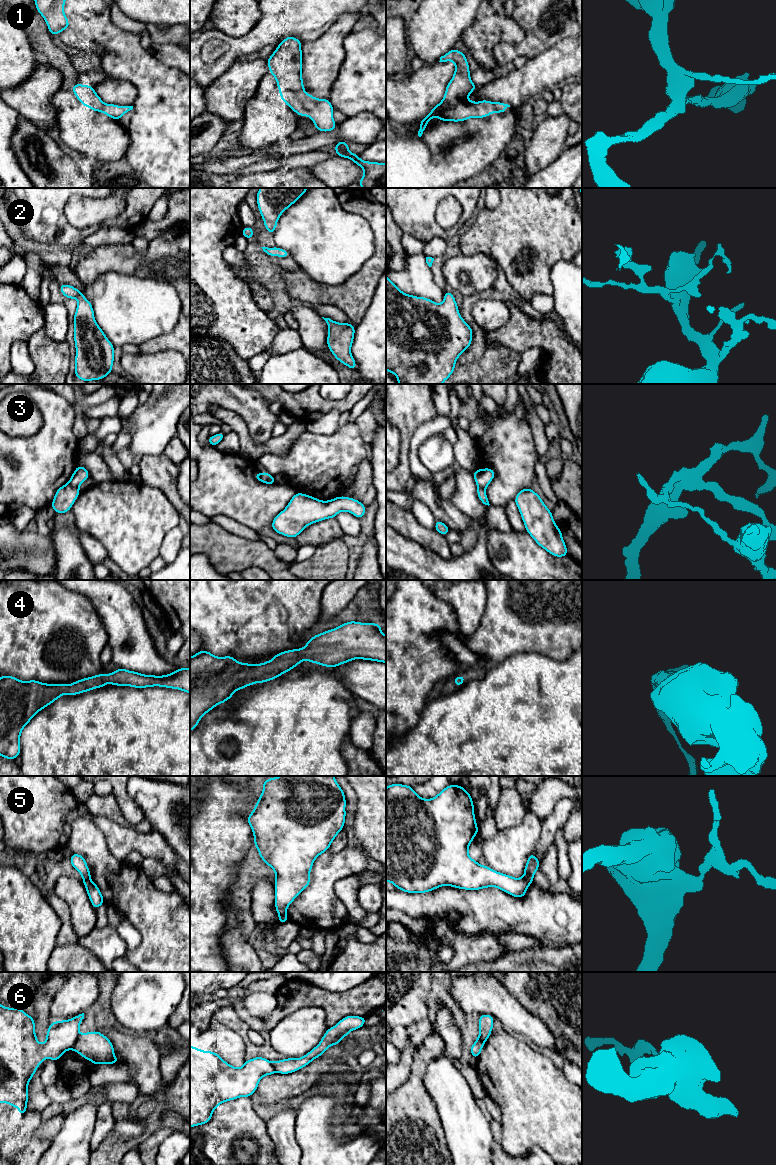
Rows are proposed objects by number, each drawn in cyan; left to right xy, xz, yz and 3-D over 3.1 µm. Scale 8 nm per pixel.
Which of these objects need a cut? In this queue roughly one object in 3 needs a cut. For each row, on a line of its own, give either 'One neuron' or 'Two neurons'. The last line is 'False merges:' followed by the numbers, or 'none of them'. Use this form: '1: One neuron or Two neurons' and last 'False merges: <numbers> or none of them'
1: One neuron
2: One neuron
3: Two neurons
4: One neuron
5: Two neurons
6: Two neurons
False merges: 3, 5, 6

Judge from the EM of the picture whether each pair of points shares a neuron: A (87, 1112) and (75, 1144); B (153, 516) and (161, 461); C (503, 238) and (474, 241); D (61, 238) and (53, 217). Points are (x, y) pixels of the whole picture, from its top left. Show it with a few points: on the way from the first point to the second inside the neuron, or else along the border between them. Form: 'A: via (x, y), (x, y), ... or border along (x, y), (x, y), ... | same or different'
A: via (83, 1120), (76, 1130), (75, 1136) | same
B: border along (140, 481), (157, 487), (172, 505) | different
C: via (496, 238), (481, 238) | same
D: via (58, 233), (53, 227), (53, 222) | same

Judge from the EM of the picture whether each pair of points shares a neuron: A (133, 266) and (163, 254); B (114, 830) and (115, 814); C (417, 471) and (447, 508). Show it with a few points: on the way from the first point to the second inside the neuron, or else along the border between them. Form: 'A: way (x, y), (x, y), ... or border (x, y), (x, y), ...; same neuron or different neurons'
A: way (140, 265), (150, 265), (156, 261); same neuron
B: border (113, 820), (120, 820), (122, 822); different neurons
C: border (433, 473), (430, 480), (418, 480), (416, 482); different neurons

